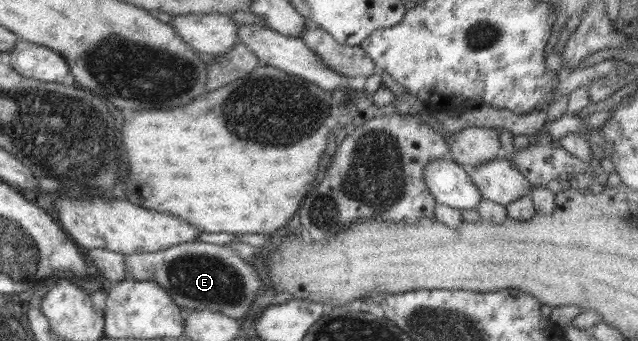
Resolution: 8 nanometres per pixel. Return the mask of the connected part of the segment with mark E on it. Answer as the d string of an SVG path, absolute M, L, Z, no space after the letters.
M179 242L164 250L125 254L123 265L126 276L138 281L156 282L186 310L208 309L236 320L248 310L262 286L252 266L232 249L206 242Z

